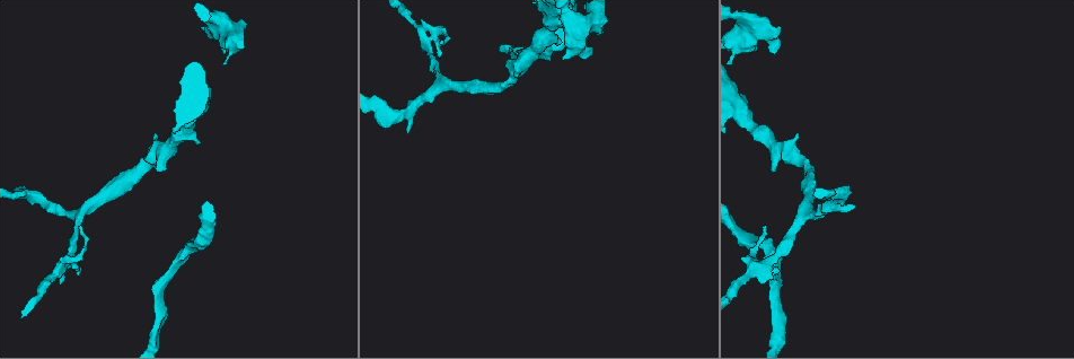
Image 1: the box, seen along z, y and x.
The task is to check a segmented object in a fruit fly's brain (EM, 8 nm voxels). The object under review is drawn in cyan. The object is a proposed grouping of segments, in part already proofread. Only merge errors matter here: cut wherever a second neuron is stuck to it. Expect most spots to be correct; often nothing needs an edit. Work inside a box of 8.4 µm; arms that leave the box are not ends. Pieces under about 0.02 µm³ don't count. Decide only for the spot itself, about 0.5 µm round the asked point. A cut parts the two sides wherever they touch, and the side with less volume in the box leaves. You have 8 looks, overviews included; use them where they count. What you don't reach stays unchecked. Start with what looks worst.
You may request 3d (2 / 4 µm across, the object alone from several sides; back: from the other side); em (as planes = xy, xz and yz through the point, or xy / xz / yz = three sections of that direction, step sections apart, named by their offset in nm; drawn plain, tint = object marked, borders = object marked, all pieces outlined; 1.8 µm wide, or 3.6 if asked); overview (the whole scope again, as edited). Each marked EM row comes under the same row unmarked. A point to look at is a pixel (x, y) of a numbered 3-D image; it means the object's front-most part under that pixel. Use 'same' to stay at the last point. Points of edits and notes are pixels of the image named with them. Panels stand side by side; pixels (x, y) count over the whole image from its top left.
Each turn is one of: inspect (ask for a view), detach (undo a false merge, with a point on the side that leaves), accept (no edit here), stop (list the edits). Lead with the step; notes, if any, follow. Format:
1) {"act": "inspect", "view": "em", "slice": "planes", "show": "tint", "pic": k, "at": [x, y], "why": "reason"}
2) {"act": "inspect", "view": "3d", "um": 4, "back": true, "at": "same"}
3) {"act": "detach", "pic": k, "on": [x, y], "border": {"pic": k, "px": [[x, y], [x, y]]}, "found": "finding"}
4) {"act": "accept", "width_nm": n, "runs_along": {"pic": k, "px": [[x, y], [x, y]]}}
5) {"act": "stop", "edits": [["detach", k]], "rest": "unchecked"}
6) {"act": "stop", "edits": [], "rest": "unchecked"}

{"act": "inspect", "view": "em", "um": 3.6, "slice": "planes", "show": "tint", "pic": 1, "at": [190, 110], "why": "two arms in line, one across"}

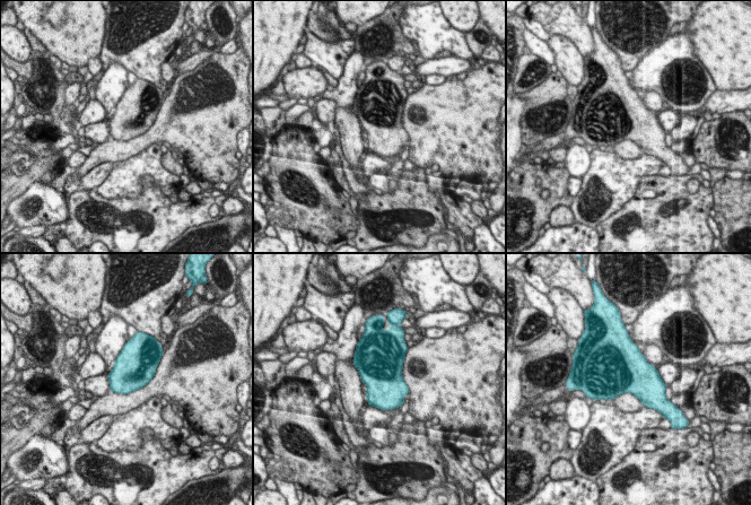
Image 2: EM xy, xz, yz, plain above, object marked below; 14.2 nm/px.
{"act": "accept", "found": "continuous, no second neuron"}

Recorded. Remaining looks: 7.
{"act": "inspect", "view": "em", "slice": "planes", "show": "tint", "pic": 1, "at": [82, 211], "why": "three arms meet"}

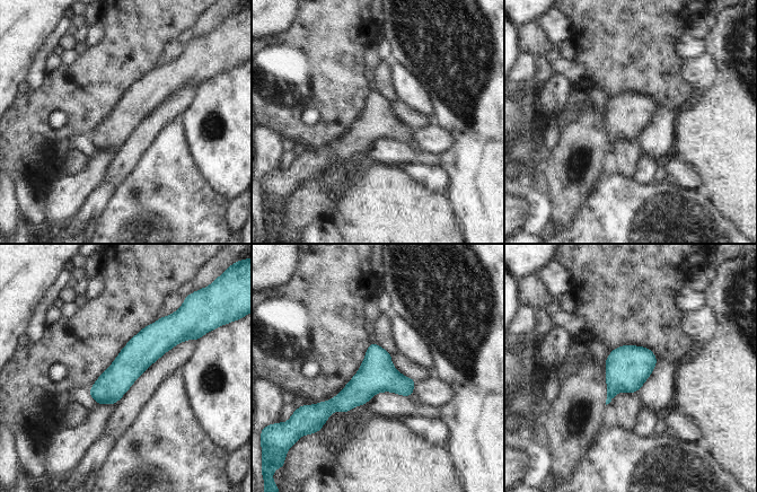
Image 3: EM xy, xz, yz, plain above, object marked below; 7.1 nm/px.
{"act": "accept", "runs_along": {"pic": 3, "px": [[183, 335], [161, 335], [93, 393]]}, "found": "continuous, no second neuron"}

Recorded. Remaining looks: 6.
{"act": "inspect", "view": "em", "slice": "xy", "step": 16, "show": "borders", "pic": 1, "at": [755, 21], "why": "a fork"}

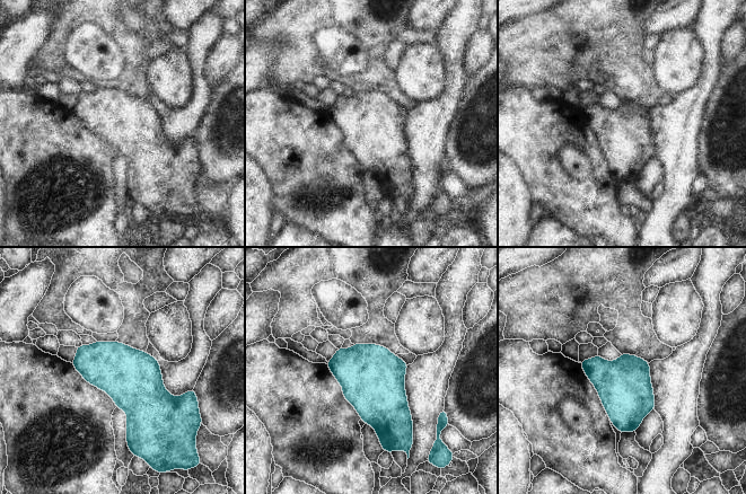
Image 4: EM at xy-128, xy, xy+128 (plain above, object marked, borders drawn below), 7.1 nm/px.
{"act": "accept", "found": "all the same neuron"}

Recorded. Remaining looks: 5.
{"act": "stop", "edits": [], "rest": "unchecked"}

